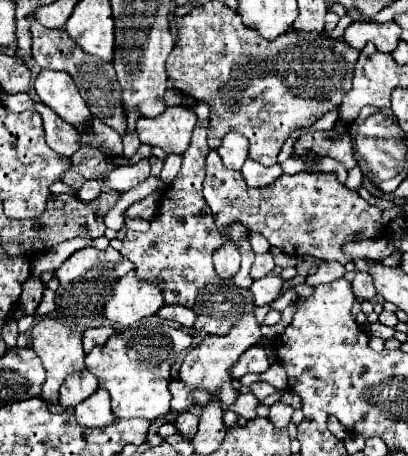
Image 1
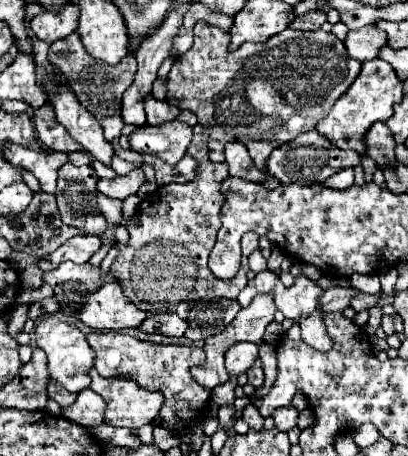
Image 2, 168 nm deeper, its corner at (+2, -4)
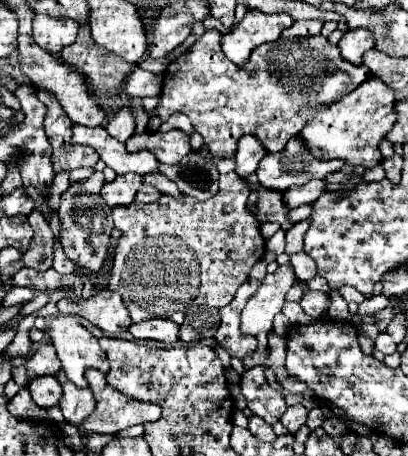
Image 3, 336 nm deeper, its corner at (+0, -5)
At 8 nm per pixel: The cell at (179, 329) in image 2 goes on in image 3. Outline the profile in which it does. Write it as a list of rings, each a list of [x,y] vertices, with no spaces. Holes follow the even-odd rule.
[[[147,320],[139,324],[131,324],[129,332],[137,340],[157,340],[163,344],[179,342],[179,324],[173,320]]]

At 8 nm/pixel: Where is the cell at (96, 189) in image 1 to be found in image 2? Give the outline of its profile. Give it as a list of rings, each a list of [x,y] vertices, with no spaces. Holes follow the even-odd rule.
[[[201,125],[193,127],[193,138],[186,154],[201,162],[199,175],[195,181],[179,185],[163,185],[157,187],[155,193],[145,197],[137,209],[137,221],[123,219],[123,201],[109,199],[105,195],[99,197],[99,209],[107,223],[123,225],[129,231],[127,243],[117,243],[117,257],[113,259],[111,273],[115,281],[121,285],[125,297],[133,301],[143,311],[149,313],[167,313],[173,311],[179,317],[187,317],[191,305],[199,299],[235,299],[239,291],[247,285],[245,273],[249,271],[247,257],[259,249],[259,235],[247,233],[243,235],[243,263],[235,277],[221,281],[215,279],[208,267],[208,259],[216,242],[221,221],[221,207],[225,201],[221,193],[221,181],[229,177],[229,167],[225,163],[207,161],[209,132]]]

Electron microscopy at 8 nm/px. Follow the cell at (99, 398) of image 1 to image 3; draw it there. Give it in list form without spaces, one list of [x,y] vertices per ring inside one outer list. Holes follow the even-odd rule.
[[[63,370],[57,374],[57,380],[63,386],[63,398],[59,402],[65,422],[79,428],[95,412],[95,398],[89,388],[77,388],[73,382],[63,378]]]

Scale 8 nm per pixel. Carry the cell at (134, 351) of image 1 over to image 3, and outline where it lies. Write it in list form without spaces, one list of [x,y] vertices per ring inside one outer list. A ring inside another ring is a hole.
[[[89,370],[89,388],[95,394],[97,408],[91,418],[79,428],[81,434],[115,434],[119,430],[131,428],[135,424],[155,422],[161,416],[161,406],[153,402],[143,402],[127,398],[115,388],[105,388],[105,374],[99,370]]]

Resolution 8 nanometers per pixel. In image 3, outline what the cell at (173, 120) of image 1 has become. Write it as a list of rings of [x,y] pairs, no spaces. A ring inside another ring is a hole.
[[[169,130],[169,132],[145,132],[145,134],[133,134],[125,142],[129,152],[149,150],[155,154],[155,158],[163,164],[179,164],[189,152],[189,136],[183,130]]]

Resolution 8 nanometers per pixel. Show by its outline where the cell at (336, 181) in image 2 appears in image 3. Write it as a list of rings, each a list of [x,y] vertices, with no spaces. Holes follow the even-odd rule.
[[[311,180],[305,186],[293,186],[291,190],[285,190],[287,194],[287,202],[291,202],[291,206],[301,206],[301,204],[311,204],[315,202],[327,188],[327,180]]]

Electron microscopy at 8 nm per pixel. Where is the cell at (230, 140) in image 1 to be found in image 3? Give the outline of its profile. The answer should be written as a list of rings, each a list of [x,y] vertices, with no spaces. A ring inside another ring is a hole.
[[[241,136],[235,154],[235,162],[237,162],[235,172],[239,174],[239,178],[247,178],[249,174],[253,174],[263,156],[265,156],[263,146],[255,136]]]

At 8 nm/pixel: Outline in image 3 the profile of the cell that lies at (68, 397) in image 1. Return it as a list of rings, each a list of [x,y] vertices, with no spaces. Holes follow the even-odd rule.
[[[43,376],[43,378],[33,378],[27,384],[31,398],[37,406],[41,408],[51,408],[51,406],[59,406],[59,400],[63,396],[61,384],[57,382],[55,376]]]

